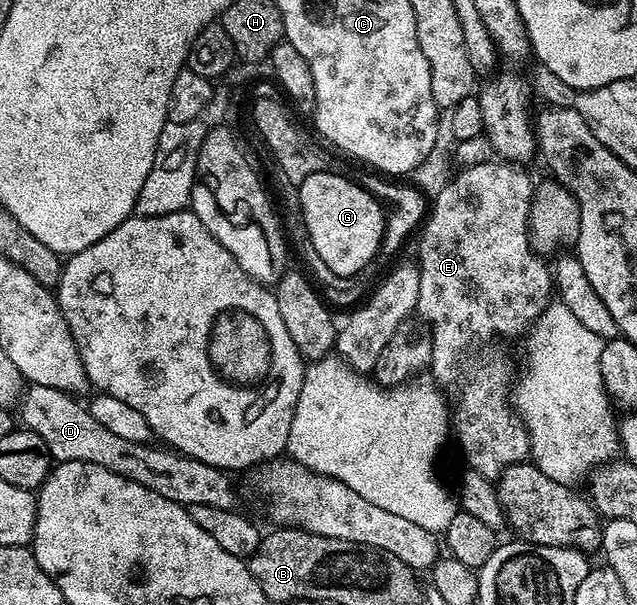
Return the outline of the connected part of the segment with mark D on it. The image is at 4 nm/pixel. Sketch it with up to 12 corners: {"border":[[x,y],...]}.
{"border":[[31,384],[18,421],[56,463],[101,464],[180,502],[236,509],[232,475],[113,436],[68,391]]}

